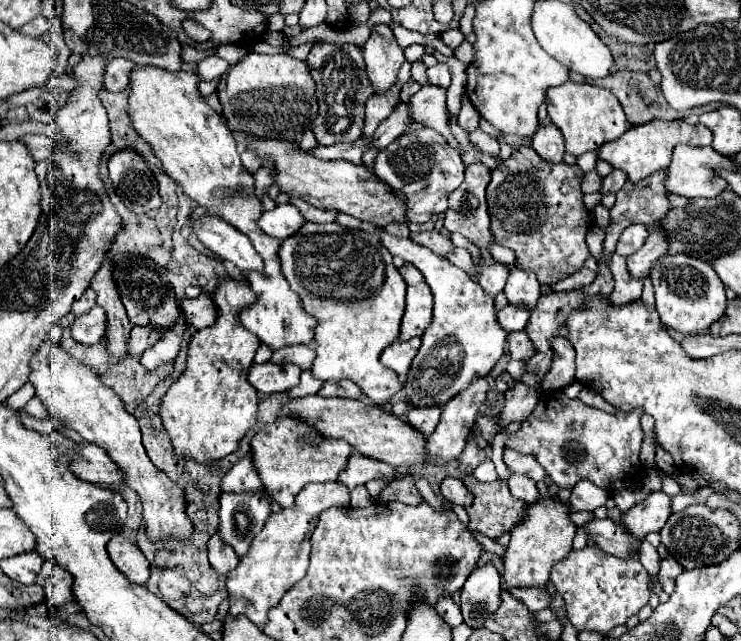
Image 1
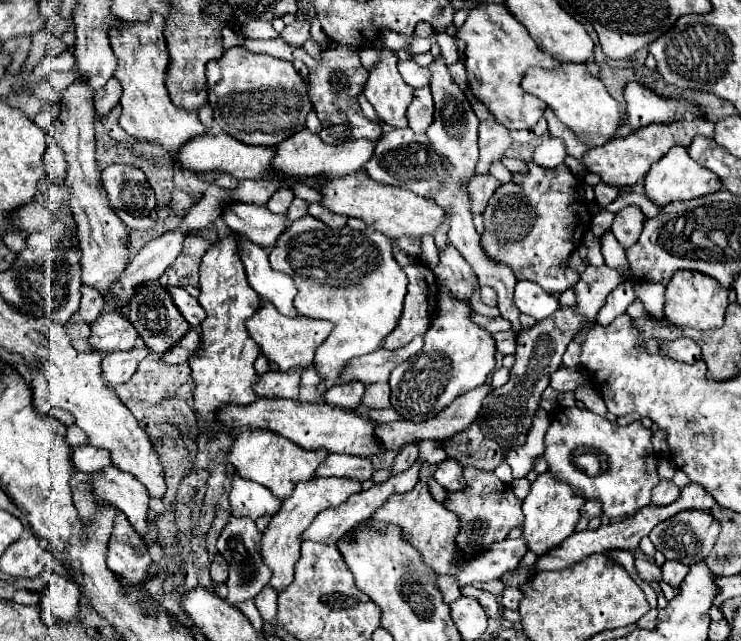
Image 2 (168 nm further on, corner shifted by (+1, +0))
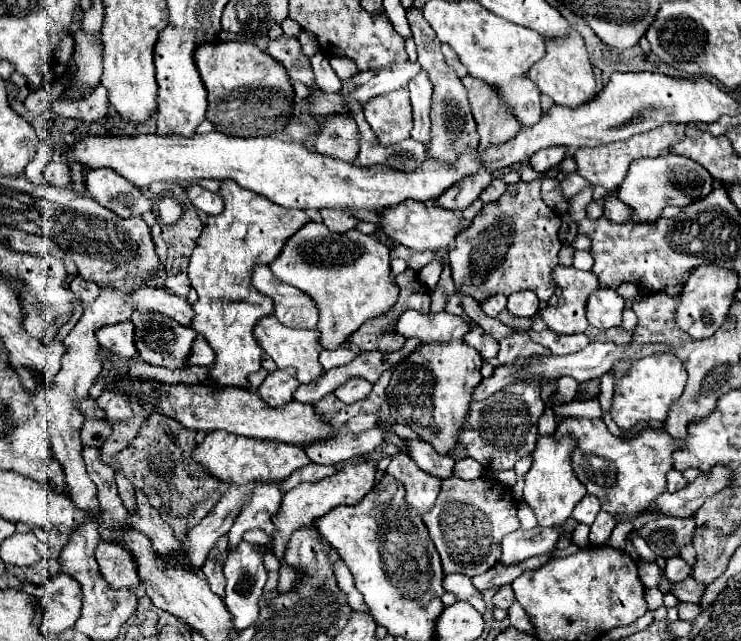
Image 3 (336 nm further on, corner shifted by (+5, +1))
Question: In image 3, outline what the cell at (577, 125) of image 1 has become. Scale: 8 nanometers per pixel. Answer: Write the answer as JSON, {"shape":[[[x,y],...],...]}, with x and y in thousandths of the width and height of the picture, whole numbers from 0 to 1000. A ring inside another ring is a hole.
{"shape":[[[771,47],[760,59],[746,59],[746,62],[735,59],[735,87],[719,100],[719,106],[714,109],[714,122],[727,134],[727,140],[733,147],[744,150],[749,156],[749,162],[768,165],[768,168],[776,168],[776,165],[792,159],[806,144],[800,103],[792,90],[789,66],[776,47]]]}

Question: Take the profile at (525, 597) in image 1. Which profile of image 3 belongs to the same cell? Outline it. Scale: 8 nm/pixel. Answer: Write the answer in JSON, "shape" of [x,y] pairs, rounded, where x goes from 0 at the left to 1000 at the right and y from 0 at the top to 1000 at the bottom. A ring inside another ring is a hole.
{"shape":[[[687,911],[679,914],[679,917],[673,917],[671,927],[665,930],[665,942],[671,949],[679,949],[679,952],[684,952],[692,942],[692,936],[695,936],[695,927],[692,927],[692,917]]]}

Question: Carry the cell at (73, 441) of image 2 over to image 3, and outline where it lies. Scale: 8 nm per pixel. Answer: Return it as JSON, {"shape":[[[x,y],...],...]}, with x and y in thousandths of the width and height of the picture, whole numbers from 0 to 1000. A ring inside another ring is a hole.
{"shape":[[[117,652],[109,668],[109,690],[112,696],[139,696],[139,686],[150,677],[150,661],[144,655],[123,655]]]}

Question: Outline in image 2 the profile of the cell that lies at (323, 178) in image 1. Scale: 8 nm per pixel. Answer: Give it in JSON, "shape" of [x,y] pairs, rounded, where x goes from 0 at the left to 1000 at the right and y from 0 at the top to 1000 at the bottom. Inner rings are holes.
{"shape":[[[482,264],[479,270],[471,270],[463,276],[425,273],[420,292],[433,304],[433,320],[439,326],[457,335],[468,335],[468,339],[482,339],[493,345],[498,354],[503,354],[506,360],[522,367],[525,373],[536,373],[541,367],[568,370],[571,363],[587,363],[601,332],[590,317],[571,310],[547,292],[517,289],[501,279],[493,264]]]}

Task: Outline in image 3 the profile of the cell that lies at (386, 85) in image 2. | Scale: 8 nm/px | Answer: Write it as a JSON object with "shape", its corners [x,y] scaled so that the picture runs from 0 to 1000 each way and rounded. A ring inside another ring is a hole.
{"shape":[[[541,137],[509,156],[498,156],[498,162],[493,162],[493,187],[514,228],[530,228],[549,218],[557,200],[552,140]]]}

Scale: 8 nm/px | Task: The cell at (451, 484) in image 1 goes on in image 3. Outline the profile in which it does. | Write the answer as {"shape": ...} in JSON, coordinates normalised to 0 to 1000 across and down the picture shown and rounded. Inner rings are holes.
{"shape":[[[547,686],[549,705],[552,711],[563,721],[565,730],[571,730],[574,736],[601,749],[606,743],[611,743],[611,715],[609,711],[595,711],[584,702],[582,693],[574,693],[571,686]]]}

